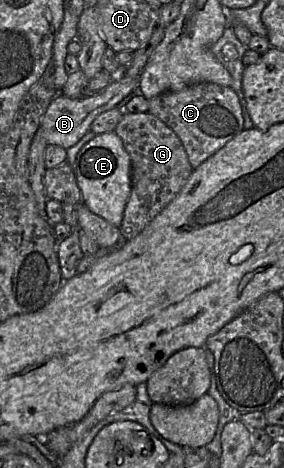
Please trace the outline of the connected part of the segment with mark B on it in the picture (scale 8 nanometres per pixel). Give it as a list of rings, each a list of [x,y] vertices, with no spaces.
[[[121,69],[101,93],[91,97],[68,98],[58,94],[49,104],[44,113],[39,129],[47,144],[61,146],[65,149],[75,145],[90,129],[94,119],[101,113],[116,107],[122,99],[138,88],[140,79],[129,78],[123,75]]]

